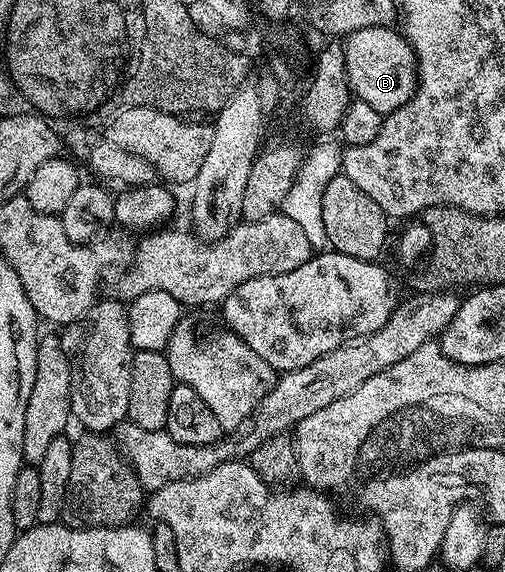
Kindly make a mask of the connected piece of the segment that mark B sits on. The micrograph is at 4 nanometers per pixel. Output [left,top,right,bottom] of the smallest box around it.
[341,25,417,114]

